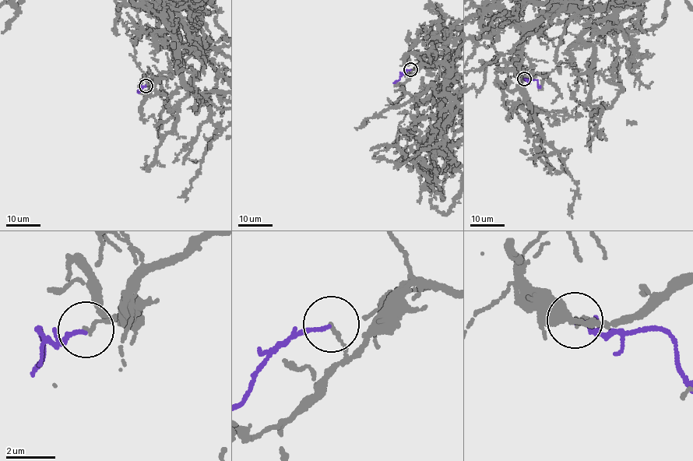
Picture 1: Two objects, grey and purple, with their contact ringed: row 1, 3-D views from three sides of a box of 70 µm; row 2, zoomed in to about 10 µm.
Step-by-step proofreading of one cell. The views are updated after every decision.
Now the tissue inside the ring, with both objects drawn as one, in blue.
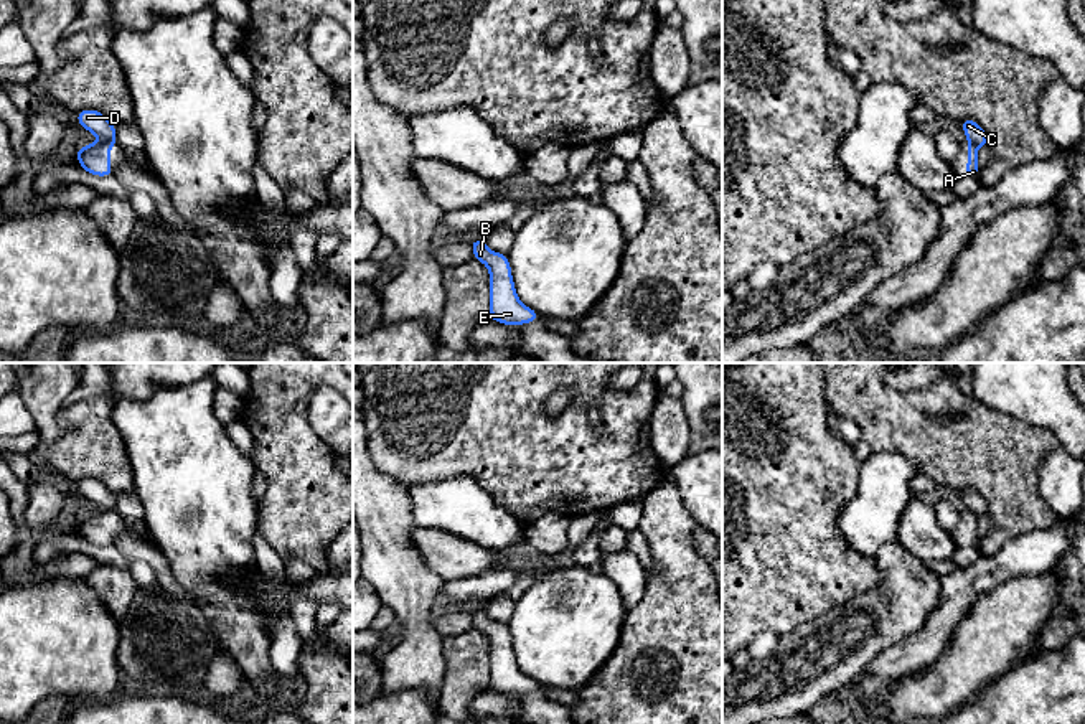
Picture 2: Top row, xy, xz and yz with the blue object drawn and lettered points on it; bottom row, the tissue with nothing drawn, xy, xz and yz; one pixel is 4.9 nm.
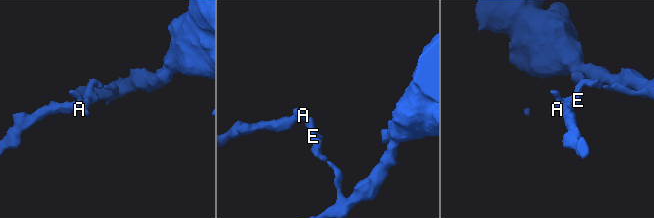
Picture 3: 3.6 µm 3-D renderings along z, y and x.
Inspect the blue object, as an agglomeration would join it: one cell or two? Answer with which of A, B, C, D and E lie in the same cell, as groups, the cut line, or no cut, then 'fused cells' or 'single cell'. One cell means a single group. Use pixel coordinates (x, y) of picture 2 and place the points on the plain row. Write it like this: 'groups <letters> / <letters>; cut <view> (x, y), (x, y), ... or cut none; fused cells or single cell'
groups A / B C D E; cut xy (103, 510), (114, 512); fused cells

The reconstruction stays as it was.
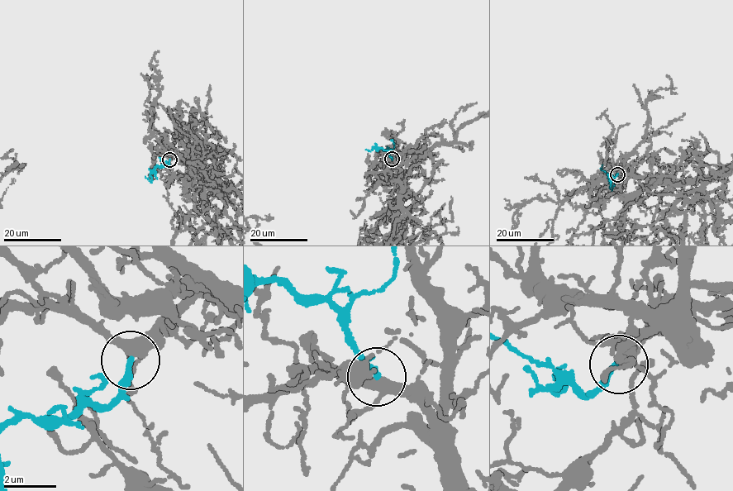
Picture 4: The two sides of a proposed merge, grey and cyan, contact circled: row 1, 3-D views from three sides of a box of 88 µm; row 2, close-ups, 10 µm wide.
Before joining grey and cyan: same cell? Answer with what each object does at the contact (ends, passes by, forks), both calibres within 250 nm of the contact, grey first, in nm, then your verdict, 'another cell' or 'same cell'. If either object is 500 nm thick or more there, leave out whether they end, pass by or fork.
grey forks; cyan ends; calibres 360 and 240 nm; same cell

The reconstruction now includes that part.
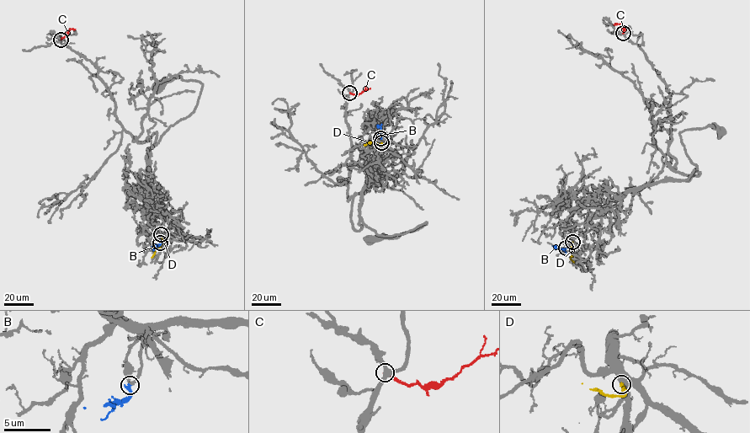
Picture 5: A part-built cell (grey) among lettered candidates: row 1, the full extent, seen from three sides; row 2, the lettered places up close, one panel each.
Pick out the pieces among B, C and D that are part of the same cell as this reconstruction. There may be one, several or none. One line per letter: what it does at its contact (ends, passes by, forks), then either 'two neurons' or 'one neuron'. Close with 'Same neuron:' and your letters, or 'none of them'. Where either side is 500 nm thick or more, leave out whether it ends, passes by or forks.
B: it ends; one neuron
C: it ends; two neurons
D: two neurons
Same neuron: B

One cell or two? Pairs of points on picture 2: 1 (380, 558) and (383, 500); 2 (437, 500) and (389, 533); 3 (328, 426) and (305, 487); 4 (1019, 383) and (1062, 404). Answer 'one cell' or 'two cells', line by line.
1: one cell
2: two cells
3: two cells
4: one cell

